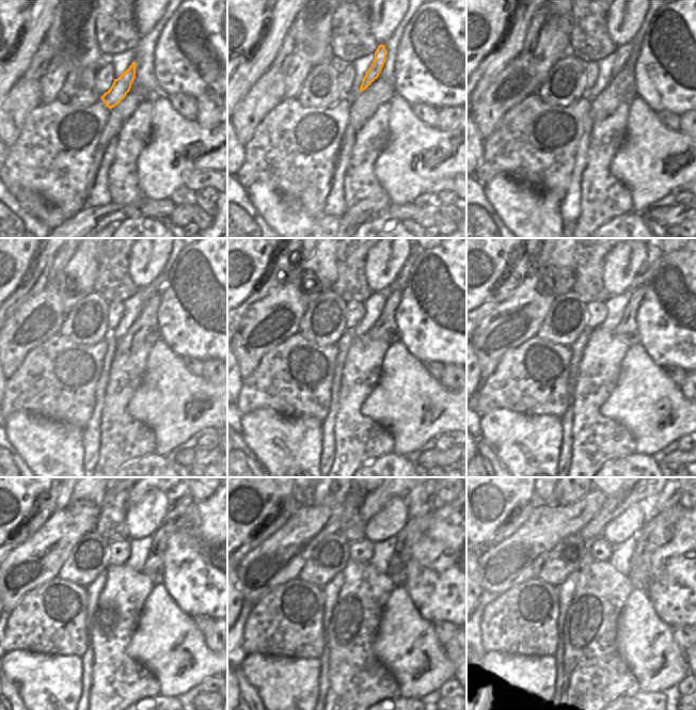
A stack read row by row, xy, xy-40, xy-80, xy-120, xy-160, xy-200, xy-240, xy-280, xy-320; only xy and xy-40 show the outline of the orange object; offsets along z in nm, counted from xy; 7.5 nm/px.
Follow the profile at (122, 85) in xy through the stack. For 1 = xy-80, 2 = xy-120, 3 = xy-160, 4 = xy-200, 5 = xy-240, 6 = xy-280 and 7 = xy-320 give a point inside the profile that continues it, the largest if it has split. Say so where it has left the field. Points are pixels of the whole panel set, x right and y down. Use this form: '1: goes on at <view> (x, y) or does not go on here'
1: goes on at xy-80 (622, 52)
2: goes on at xy-120 (157, 285)
3: goes on at xy-160 (400, 280)
4: goes on at xy-200 (646, 273)
5: goes on at xy-240 (180, 500)
6: goes on at xy-280 (422, 502)
7: goes on at xy-320 (665, 499)

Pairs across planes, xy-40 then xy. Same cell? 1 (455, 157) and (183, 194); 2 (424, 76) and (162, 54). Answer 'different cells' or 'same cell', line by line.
1: different cells
2: same cell

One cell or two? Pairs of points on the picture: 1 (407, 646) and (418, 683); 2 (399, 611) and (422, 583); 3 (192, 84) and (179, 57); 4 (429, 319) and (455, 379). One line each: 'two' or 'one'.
1: one
2: two
3: one
4: two

